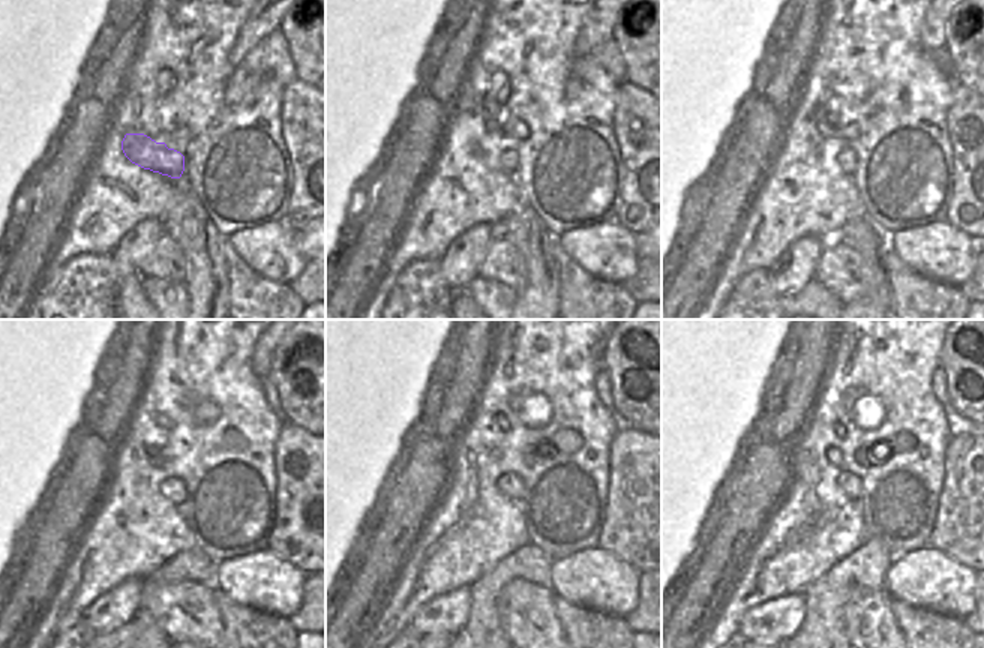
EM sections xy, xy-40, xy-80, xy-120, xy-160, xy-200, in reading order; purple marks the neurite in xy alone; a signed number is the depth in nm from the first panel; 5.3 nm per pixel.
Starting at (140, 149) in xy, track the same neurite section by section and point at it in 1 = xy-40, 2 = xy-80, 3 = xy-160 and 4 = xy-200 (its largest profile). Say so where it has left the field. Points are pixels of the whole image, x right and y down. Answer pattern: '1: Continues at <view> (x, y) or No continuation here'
1: Continues at xy-40 (509, 161)
2: Continues at xy-80 (846, 159)
3: Continues at xy-160 (510, 486)
4: Continues at xy-200 (852, 488)

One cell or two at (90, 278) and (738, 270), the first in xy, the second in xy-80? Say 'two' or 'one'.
two

